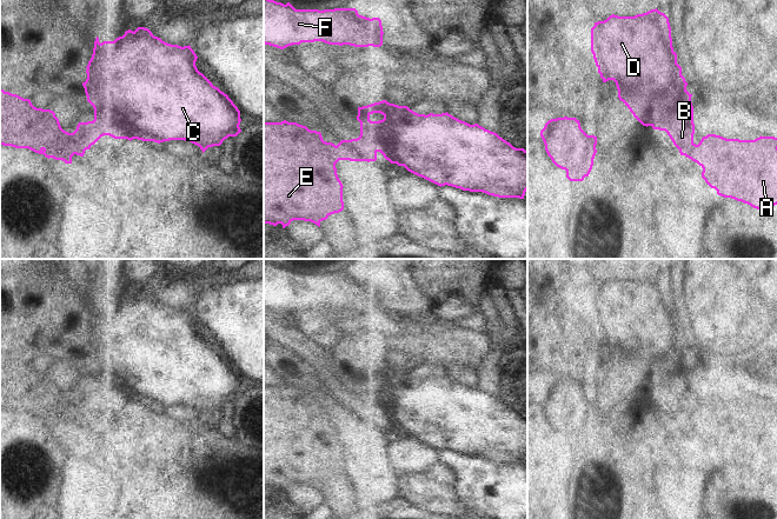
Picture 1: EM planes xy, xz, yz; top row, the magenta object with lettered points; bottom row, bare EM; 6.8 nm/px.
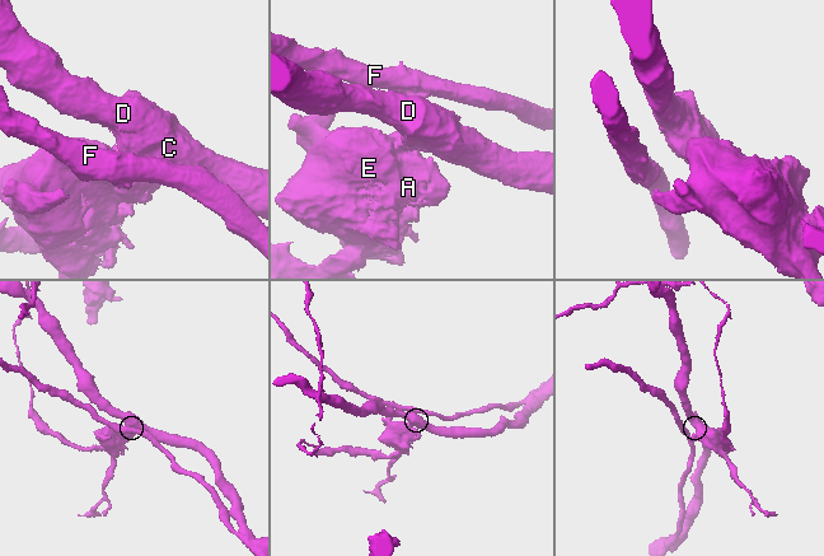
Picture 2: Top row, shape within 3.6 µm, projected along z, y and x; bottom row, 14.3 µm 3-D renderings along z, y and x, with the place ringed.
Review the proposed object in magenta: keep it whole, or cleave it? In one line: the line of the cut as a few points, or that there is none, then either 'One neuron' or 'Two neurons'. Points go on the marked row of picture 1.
Split along xy (100, 102), (106, 117), (99, 121), (99, 126), (108, 134). Two neurons

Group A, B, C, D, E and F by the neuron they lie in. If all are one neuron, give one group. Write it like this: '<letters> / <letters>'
A B E / C D F

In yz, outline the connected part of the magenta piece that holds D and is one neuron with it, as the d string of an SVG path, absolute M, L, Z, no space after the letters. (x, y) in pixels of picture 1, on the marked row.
M657 8L635 16L612 14L604 21L595 22L591 28L591 52L603 82L616 82L619 100L643 126L666 131L671 125L670 106L691 100L692 94L686 91L688 82L682 75L682 67L677 64L677 54L672 47L669 18Z

